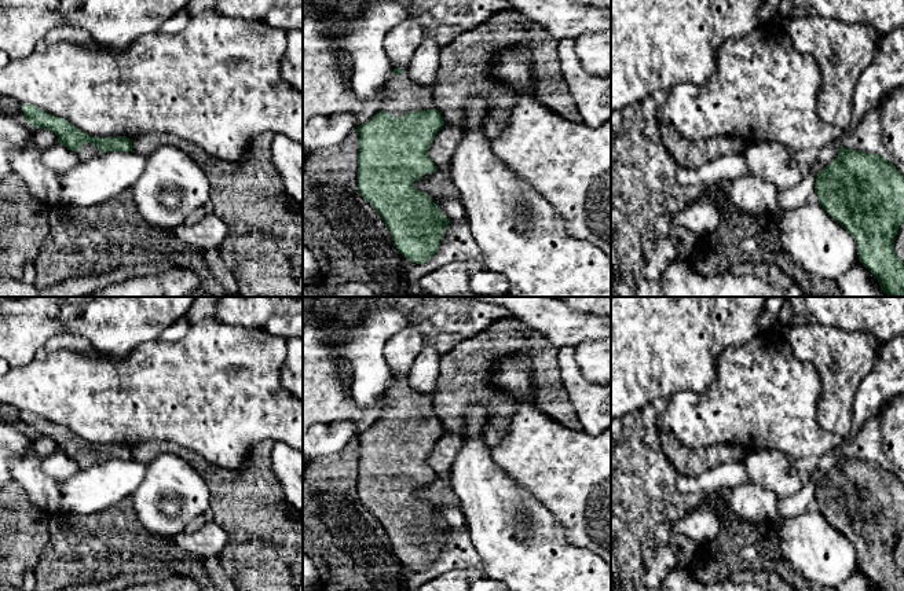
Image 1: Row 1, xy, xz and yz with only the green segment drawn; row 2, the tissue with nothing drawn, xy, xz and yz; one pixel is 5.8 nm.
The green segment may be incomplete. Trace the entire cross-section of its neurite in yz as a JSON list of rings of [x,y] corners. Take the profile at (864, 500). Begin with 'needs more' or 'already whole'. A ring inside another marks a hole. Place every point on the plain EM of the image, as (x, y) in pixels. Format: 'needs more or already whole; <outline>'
already whole; [[[841,454],[838,463],[817,482],[819,513],[856,548],[859,569],[879,591],[904,591],[904,570],[896,564],[894,547],[904,532],[904,484],[885,465]]]

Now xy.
needs more; [[[22,412],[22,419],[25,427],[32,434],[54,440],[58,444],[58,449],[77,460],[83,469],[92,467],[107,459],[132,459],[132,448],[125,444],[91,445],[73,434],[69,429],[51,423],[33,412]]]

